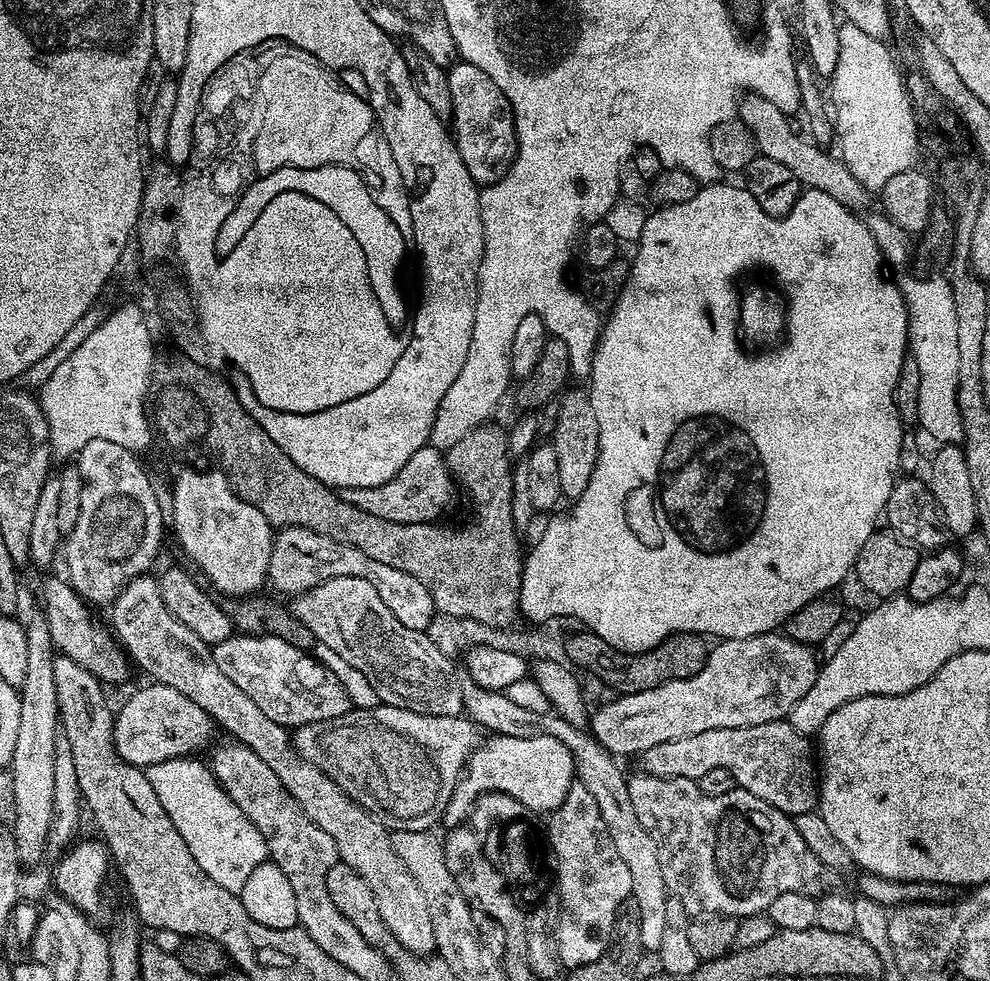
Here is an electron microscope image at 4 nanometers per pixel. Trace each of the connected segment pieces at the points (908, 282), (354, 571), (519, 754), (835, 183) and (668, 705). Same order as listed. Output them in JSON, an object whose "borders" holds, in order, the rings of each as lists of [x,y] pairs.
{"borders":[[[[898,272],[895,275],[893,274],[892,280],[904,299],[905,307],[908,308],[908,342],[910,345],[910,355],[918,362],[918,374],[922,374],[922,383],[918,385],[918,418],[916,419],[916,424],[919,425],[919,427],[924,427],[925,430],[937,440],[937,445],[959,445],[964,438],[964,419],[960,417],[958,402],[956,401],[956,382],[958,378],[958,317],[954,315],[954,294],[952,293],[951,283],[949,283],[945,277],[943,280],[940,276],[928,276],[923,280],[920,276],[914,276],[904,272]]],[[[281,528],[275,533],[268,567],[268,580],[280,592],[299,594],[326,582],[330,578],[366,578],[374,590],[378,590],[378,598],[390,606],[390,614],[406,626],[406,630],[427,632],[431,620],[437,614],[432,595],[410,574],[398,570],[394,566],[385,566],[382,562],[374,562],[374,558],[366,558],[362,550],[354,546],[346,546],[342,542],[334,542],[322,534],[314,534],[314,530],[305,528]]],[[[495,734],[487,737],[484,745],[472,752],[466,761],[466,767],[456,782],[456,788],[446,802],[442,817],[443,827],[454,830],[468,819],[476,797],[486,792],[505,792],[529,810],[557,808],[566,798],[570,786],[574,783],[575,764],[571,753],[556,738],[510,738]]],[[[754,94],[745,95],[743,98],[744,102],[742,100],[738,106],[738,118],[755,141],[759,155],[771,158],[773,162],[781,163],[790,174],[794,175],[794,178],[799,180],[803,187],[830,194],[836,202],[841,202],[857,214],[863,213],[869,207],[870,193],[868,189],[864,188],[850,174],[849,168],[844,165],[841,159],[832,158],[826,154],[828,152],[823,147],[817,146],[805,137],[802,139],[794,133],[788,122],[787,113],[778,110],[778,106],[771,105],[766,99]]],[[[768,632],[765,636],[751,636],[741,640],[720,640],[717,648],[708,653],[704,669],[685,680],[666,682],[654,690],[629,692],[615,697],[613,704],[604,704],[590,716],[590,732],[612,756],[643,754],[650,746],[662,742],[674,742],[674,738],[686,738],[690,734],[702,734],[702,730],[745,728],[758,726],[771,720],[783,720],[801,698],[814,686],[818,660],[811,647],[781,634]]]]}

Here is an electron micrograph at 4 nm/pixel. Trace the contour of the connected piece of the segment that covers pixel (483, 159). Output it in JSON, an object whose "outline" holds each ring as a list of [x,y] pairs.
{"outline":[[[457,62],[447,69],[447,73],[452,99],[450,124],[454,129],[458,154],[476,185],[496,184],[516,161],[516,120],[510,102],[490,74],[478,70],[478,66]]]}

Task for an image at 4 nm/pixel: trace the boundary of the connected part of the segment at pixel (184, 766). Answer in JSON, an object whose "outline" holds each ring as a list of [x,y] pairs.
{"outline":[[[181,758],[152,764],[146,770],[150,786],[154,786],[154,794],[158,794],[158,802],[170,814],[170,822],[186,838],[186,846],[190,846],[190,854],[218,882],[218,886],[226,886],[226,890],[239,893],[246,886],[246,878],[254,871],[254,866],[265,863],[269,859],[268,847],[262,834],[242,814],[242,810],[232,801],[230,794],[216,781],[211,767],[207,763],[199,764],[196,758]]]}

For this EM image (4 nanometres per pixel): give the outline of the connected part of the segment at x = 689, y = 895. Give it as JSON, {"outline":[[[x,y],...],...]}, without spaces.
{"outline":[[[643,770],[637,772],[637,776],[627,777],[631,805],[657,848],[667,891],[678,897],[688,913],[719,914],[733,918],[759,916],[767,913],[770,902],[774,902],[778,894],[799,891],[823,893],[824,876],[828,878],[829,889],[841,887],[841,873],[828,872],[826,876],[824,864],[818,862],[818,858],[810,854],[806,842],[802,842],[795,819],[762,802],[762,798],[750,794],[745,788],[734,786],[726,794],[703,796],[695,780],[662,778]]]}

